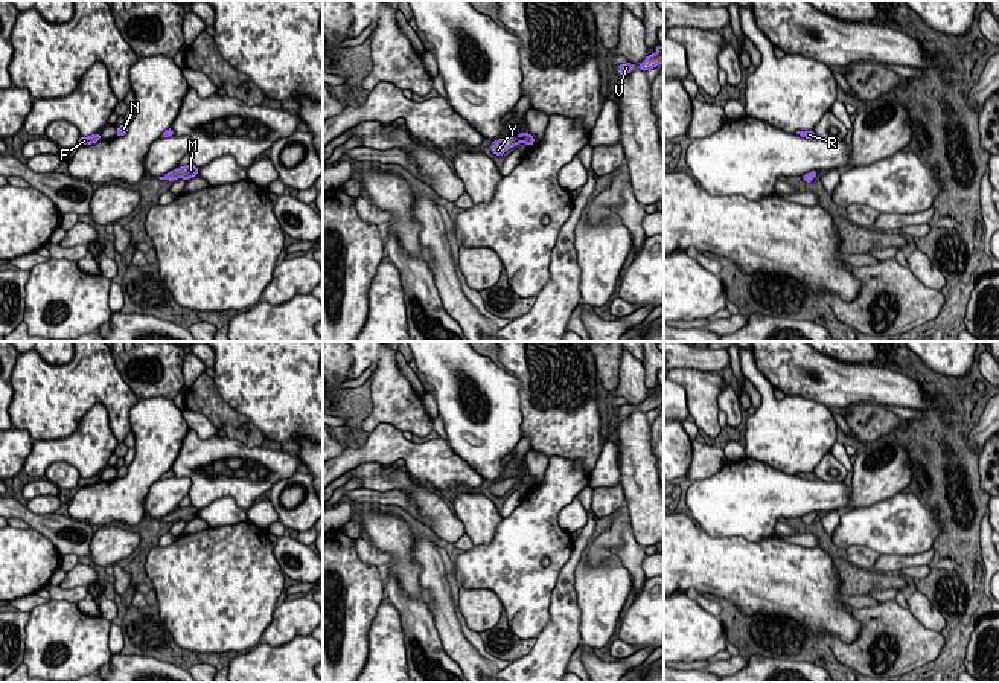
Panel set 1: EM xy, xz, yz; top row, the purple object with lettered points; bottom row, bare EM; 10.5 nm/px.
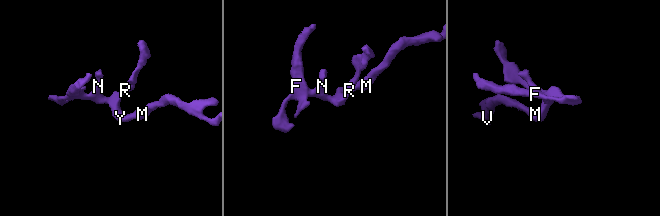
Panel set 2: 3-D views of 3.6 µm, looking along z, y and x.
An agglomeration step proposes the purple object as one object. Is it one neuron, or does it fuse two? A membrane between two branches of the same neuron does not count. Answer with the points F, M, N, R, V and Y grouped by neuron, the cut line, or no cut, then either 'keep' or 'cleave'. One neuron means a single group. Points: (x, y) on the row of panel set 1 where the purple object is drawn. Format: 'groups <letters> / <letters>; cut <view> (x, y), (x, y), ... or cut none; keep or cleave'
groups F M N R V Y; cut none; keep

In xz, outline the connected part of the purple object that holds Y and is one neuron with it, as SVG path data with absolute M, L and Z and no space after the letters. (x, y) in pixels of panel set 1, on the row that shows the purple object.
M522 133L522 134L510 136L507 139L495 140L490 145L490 149L496 156L503 156L507 149L510 149L512 146L516 146L518 143L527 143L528 146L533 146L533 142L535 142L535 137L531 134Z

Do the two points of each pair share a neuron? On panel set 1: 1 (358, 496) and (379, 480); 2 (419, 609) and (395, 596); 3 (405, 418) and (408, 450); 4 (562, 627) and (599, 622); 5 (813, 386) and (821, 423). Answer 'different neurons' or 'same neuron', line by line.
1: different neurons
2: same neuron
3: different neurons
4: different neurons
5: different neurons

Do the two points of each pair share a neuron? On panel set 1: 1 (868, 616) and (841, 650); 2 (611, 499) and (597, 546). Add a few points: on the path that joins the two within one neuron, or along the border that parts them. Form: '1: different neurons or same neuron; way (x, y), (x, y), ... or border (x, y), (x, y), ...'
1: same neuron; way (868, 627), (868, 634), (852, 650)
2: different neurons; border (625, 503), (617, 509)

